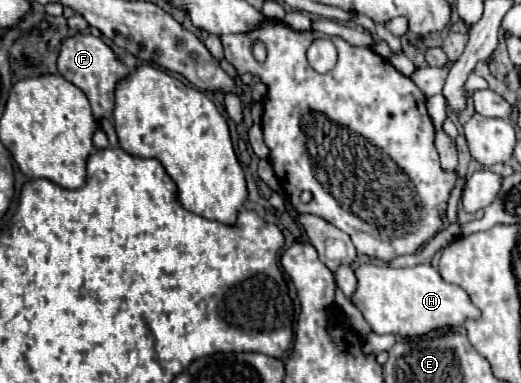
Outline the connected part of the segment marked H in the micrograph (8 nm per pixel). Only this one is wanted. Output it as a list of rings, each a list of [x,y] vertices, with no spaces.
[[[362,264],[354,270],[358,280],[352,294],[352,304],[362,312],[372,332],[396,336],[422,336],[432,328],[462,326],[468,318],[478,318],[480,310],[470,302],[470,296],[454,284],[448,284],[432,264],[412,268],[392,268],[388,264]]]

